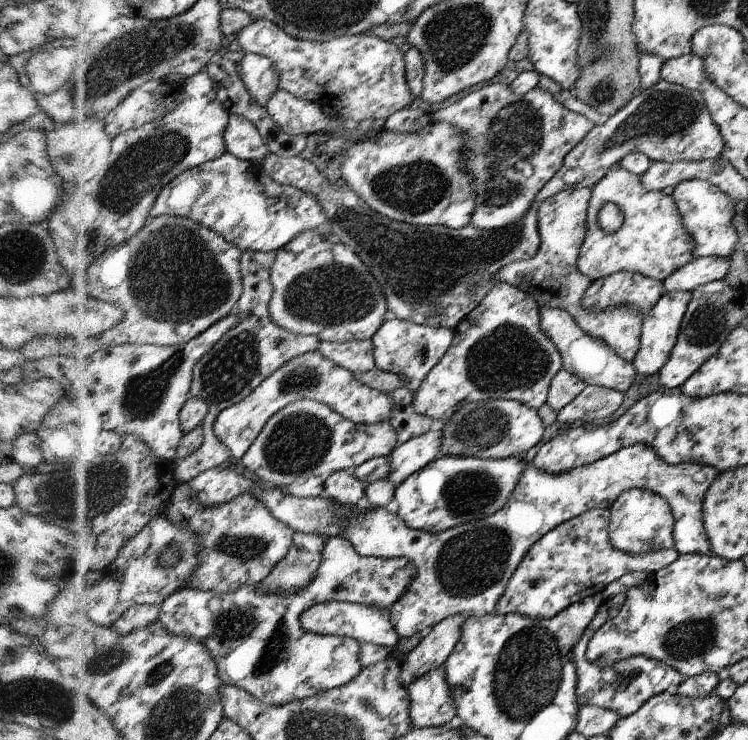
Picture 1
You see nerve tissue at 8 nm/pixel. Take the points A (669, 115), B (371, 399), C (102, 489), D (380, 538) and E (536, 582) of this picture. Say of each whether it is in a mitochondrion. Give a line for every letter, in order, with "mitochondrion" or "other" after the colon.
A: mitochondrion
B: other
C: mitochondrion
D: other
E: mitochondrion

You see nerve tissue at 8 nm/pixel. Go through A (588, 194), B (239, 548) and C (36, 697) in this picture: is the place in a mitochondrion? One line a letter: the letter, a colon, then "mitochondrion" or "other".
A: other
B: mitochondrion
C: mitochondrion

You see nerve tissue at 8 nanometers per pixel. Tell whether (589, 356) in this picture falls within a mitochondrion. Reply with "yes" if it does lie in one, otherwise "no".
no

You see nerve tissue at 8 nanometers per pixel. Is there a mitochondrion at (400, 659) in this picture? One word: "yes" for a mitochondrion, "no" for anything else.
no

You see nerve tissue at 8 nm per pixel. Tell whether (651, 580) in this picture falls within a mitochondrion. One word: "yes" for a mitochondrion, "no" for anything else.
no

